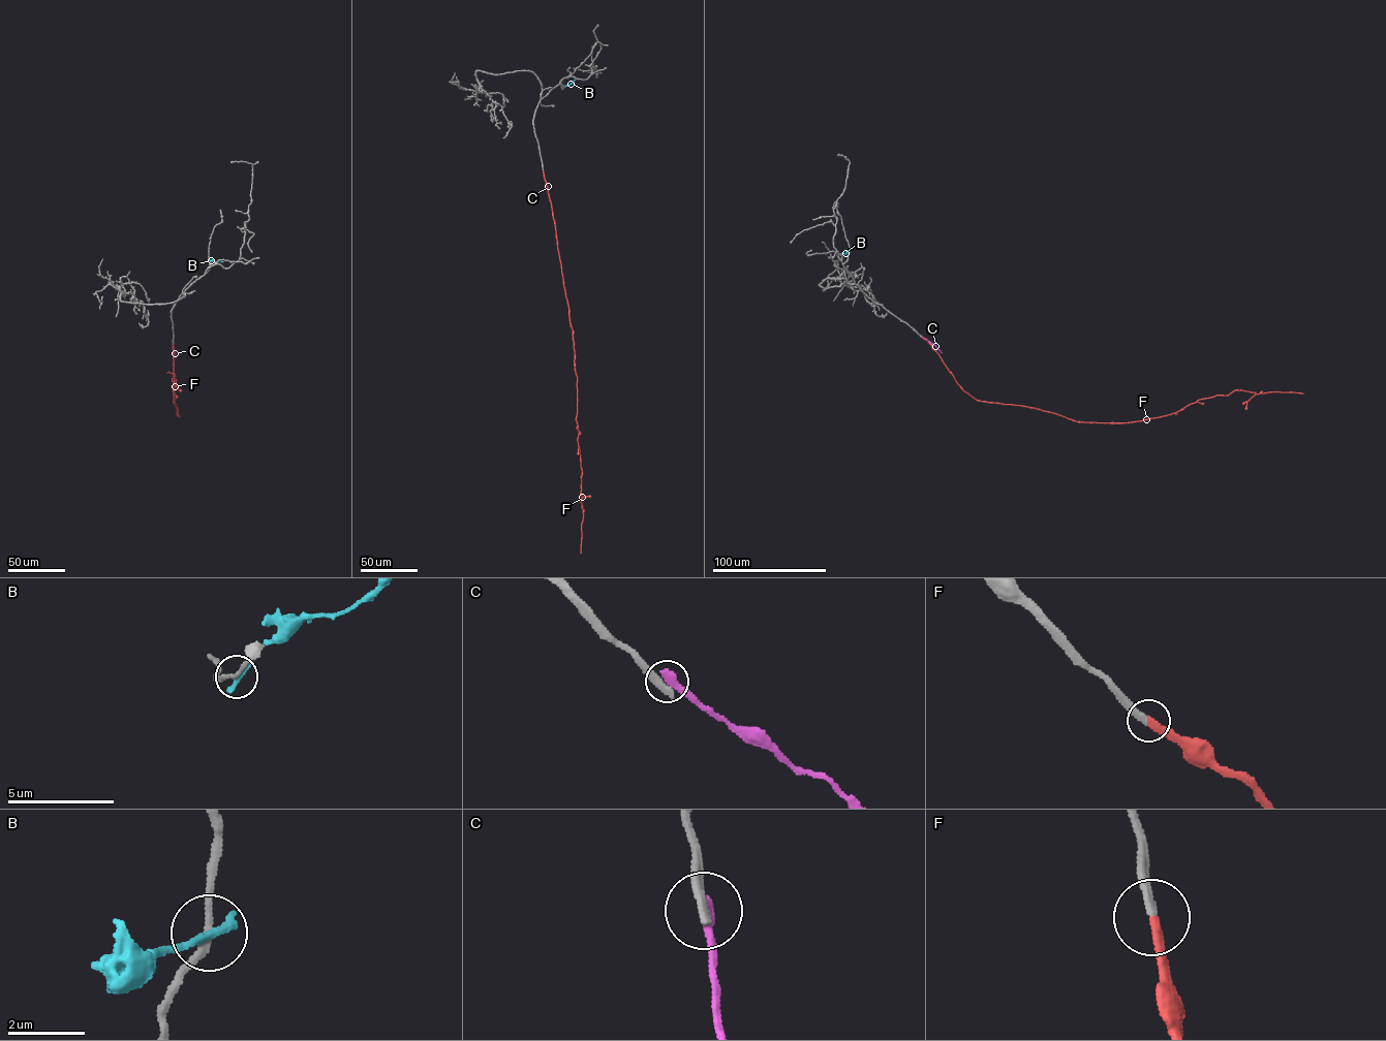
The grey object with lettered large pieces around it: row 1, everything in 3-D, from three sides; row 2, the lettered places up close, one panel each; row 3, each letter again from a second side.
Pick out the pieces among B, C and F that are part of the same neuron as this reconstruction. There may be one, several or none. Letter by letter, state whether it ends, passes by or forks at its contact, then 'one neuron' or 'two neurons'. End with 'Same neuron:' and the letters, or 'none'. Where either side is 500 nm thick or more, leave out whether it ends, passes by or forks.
B: it ends | two neurons
C: it ends | two neurons
F: it ends | one neuron
Same neuron: F

